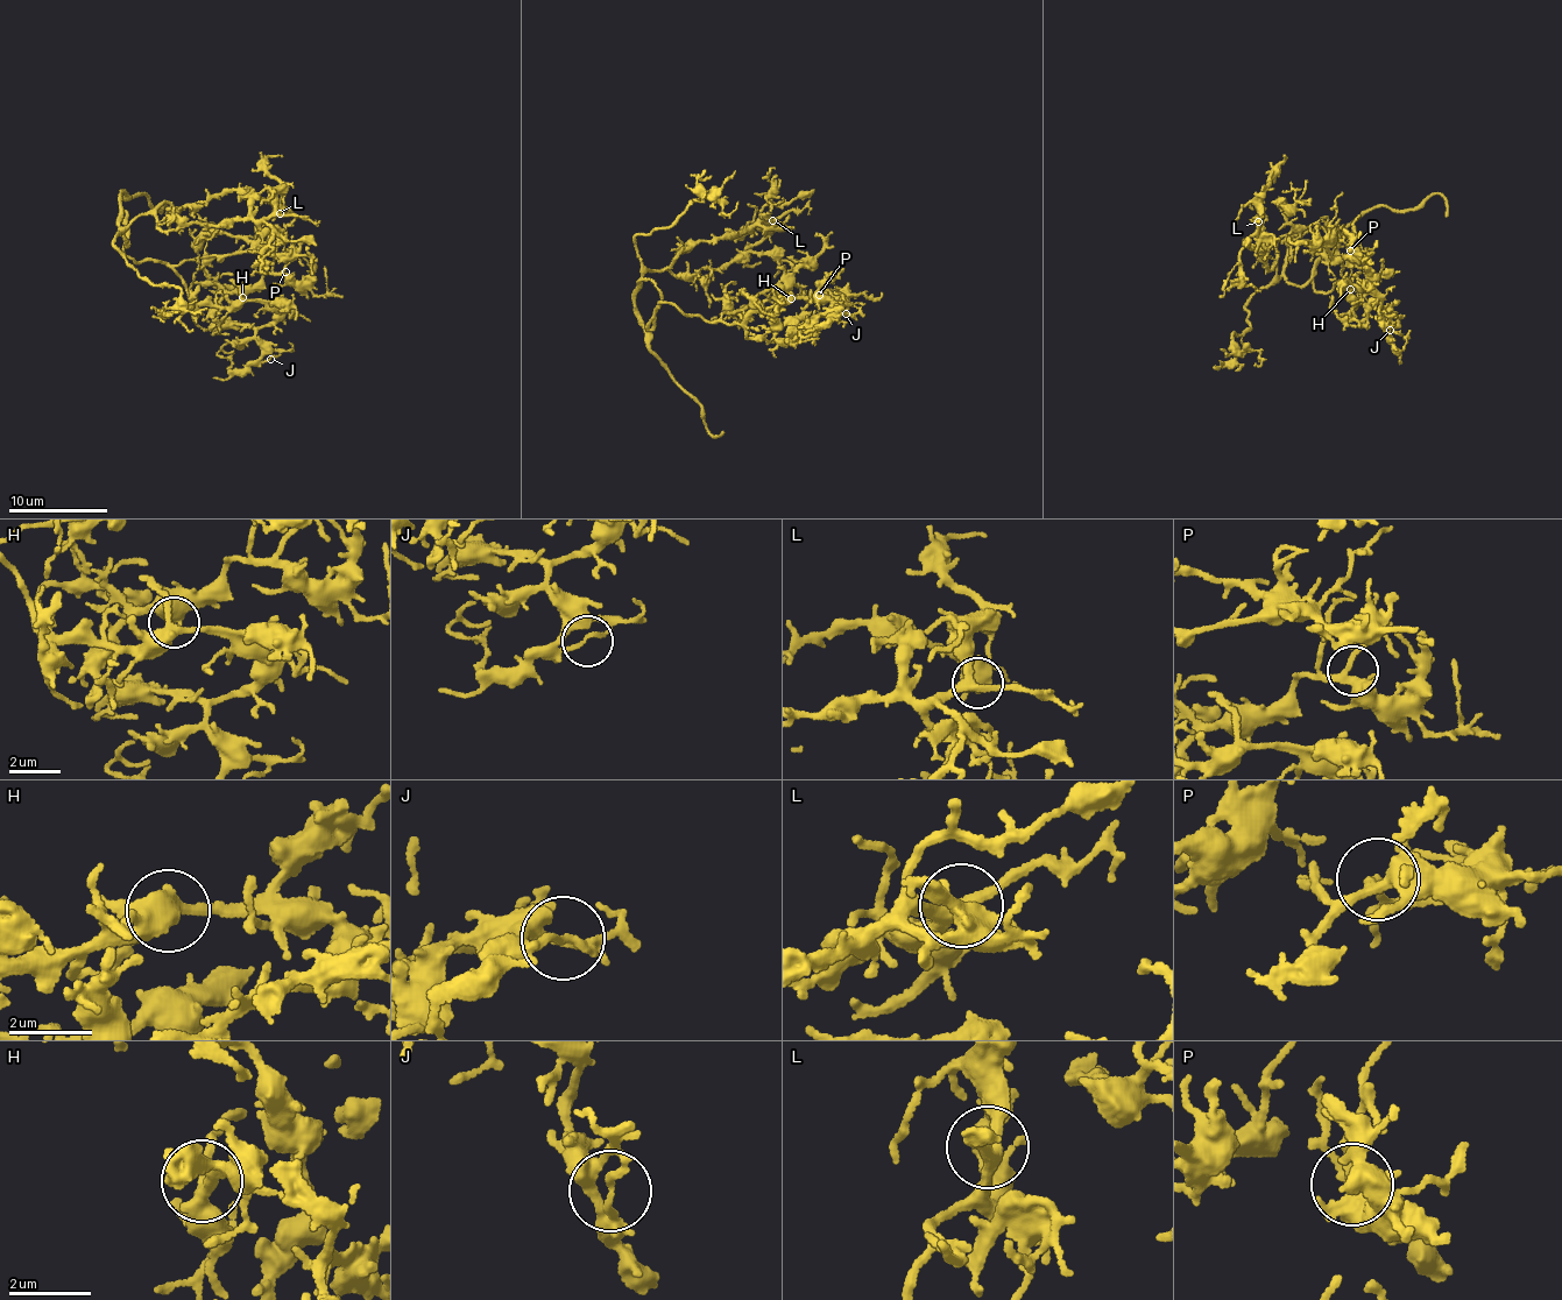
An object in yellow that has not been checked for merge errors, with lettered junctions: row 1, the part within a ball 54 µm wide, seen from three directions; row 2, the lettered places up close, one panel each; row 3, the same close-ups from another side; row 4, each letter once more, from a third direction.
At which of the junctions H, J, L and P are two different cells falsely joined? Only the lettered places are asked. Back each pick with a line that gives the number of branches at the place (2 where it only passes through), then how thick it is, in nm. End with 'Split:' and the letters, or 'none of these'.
Split: none of these

